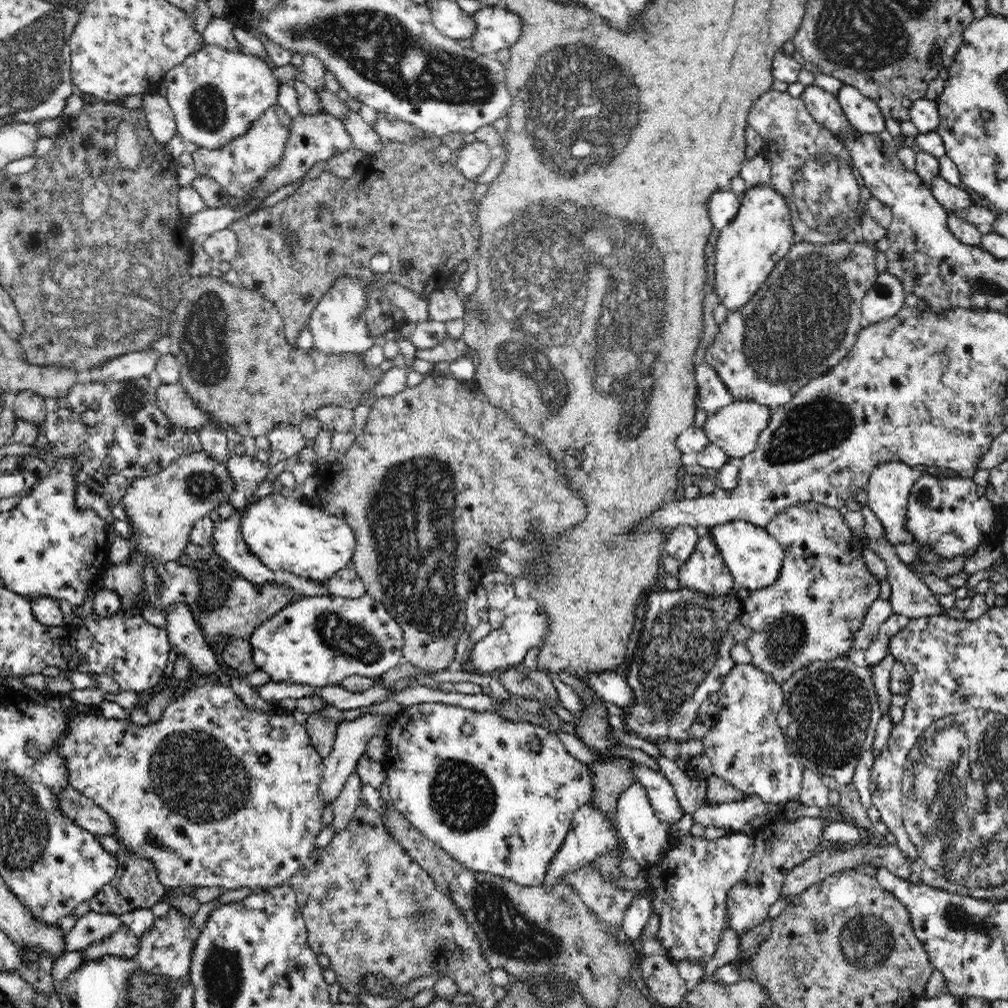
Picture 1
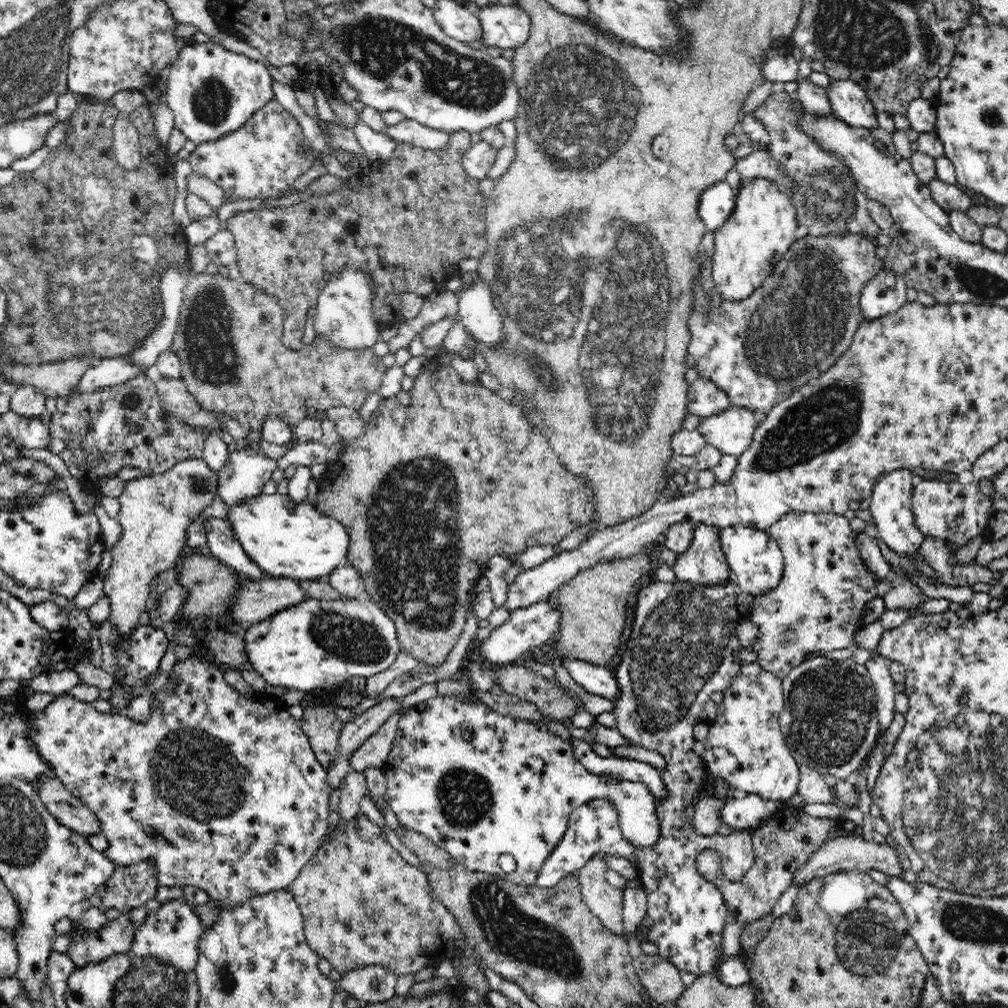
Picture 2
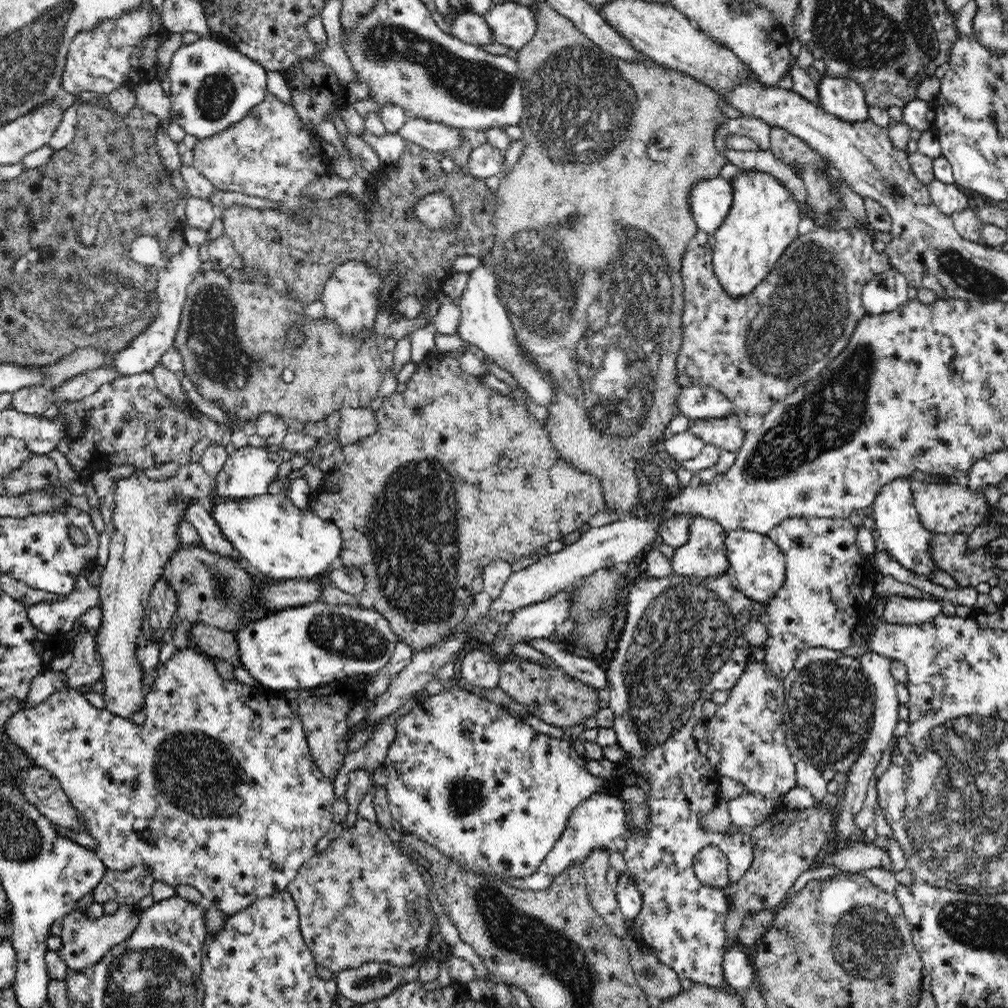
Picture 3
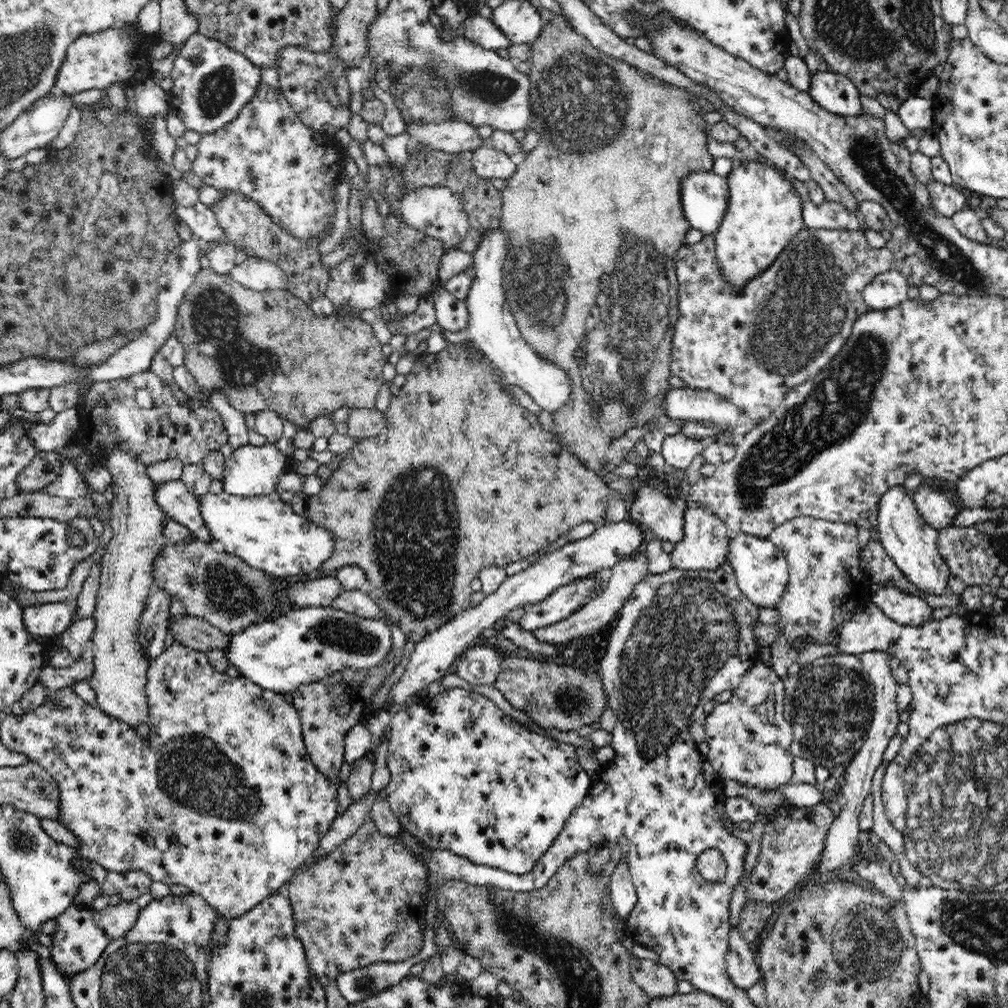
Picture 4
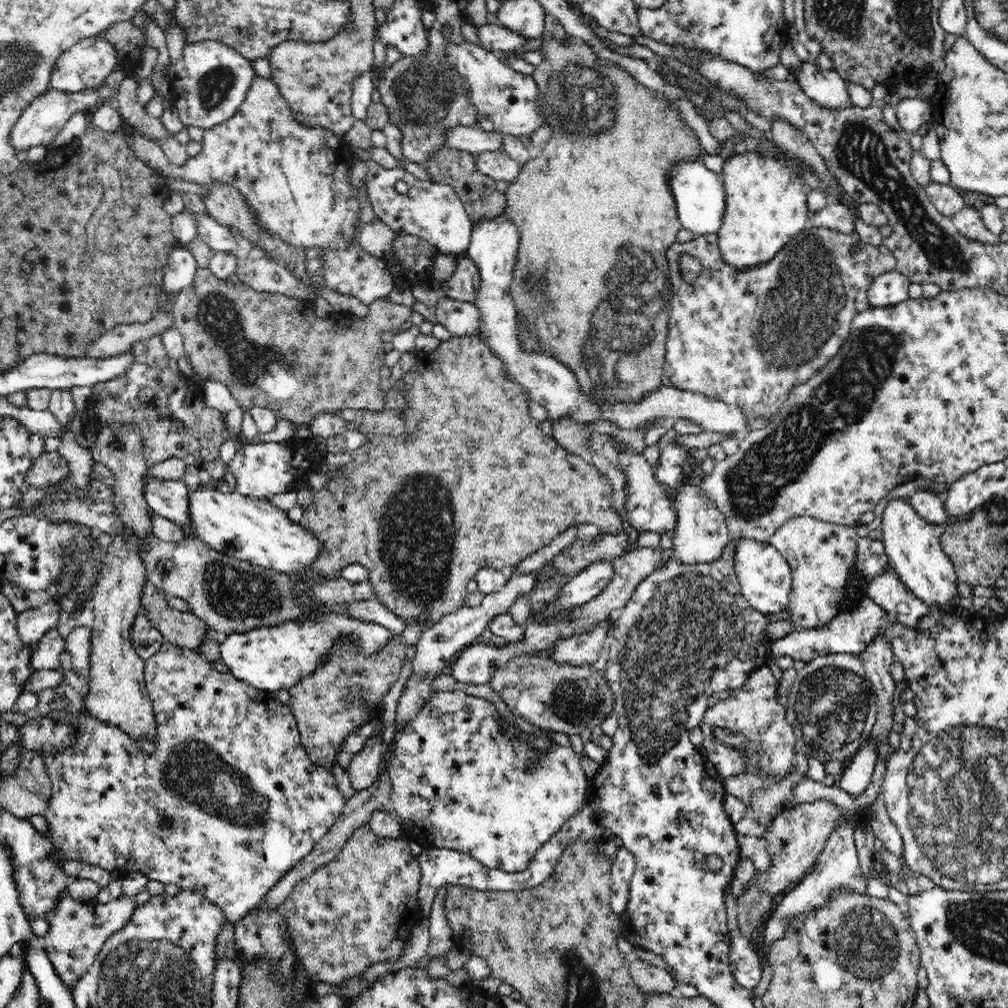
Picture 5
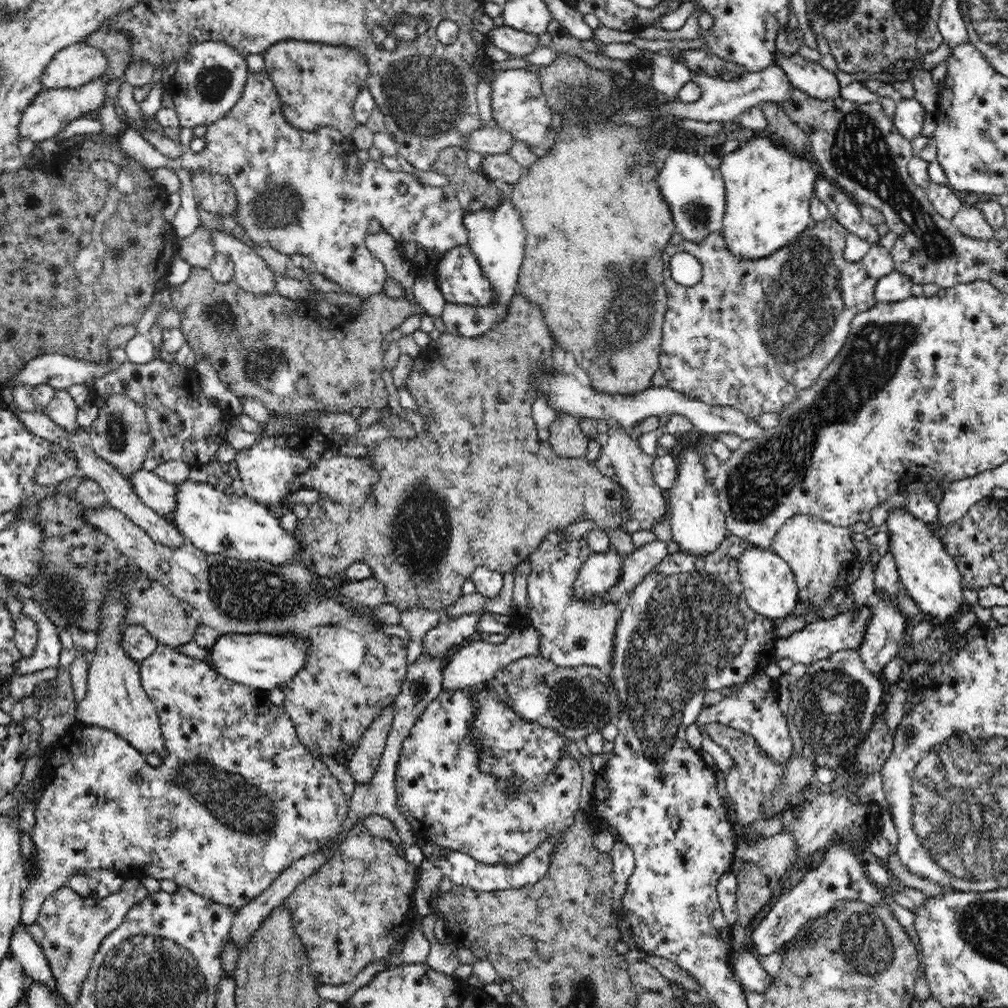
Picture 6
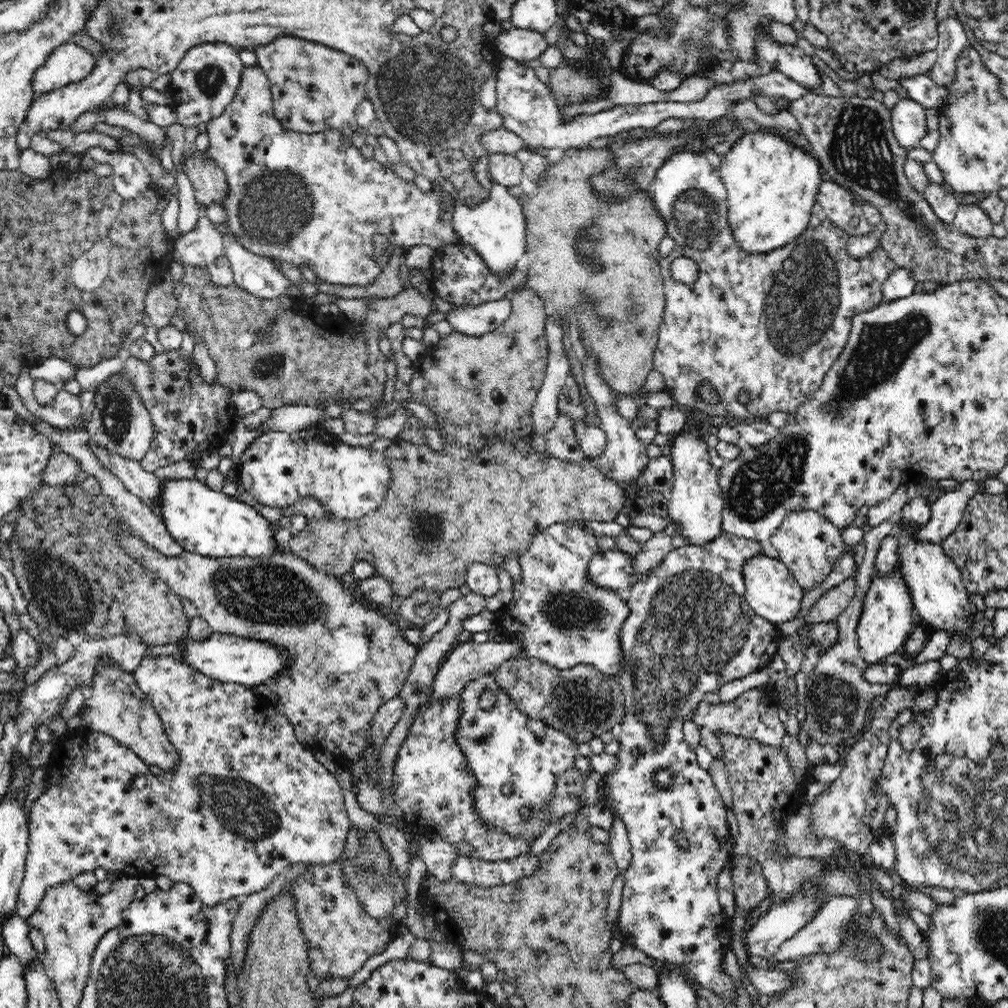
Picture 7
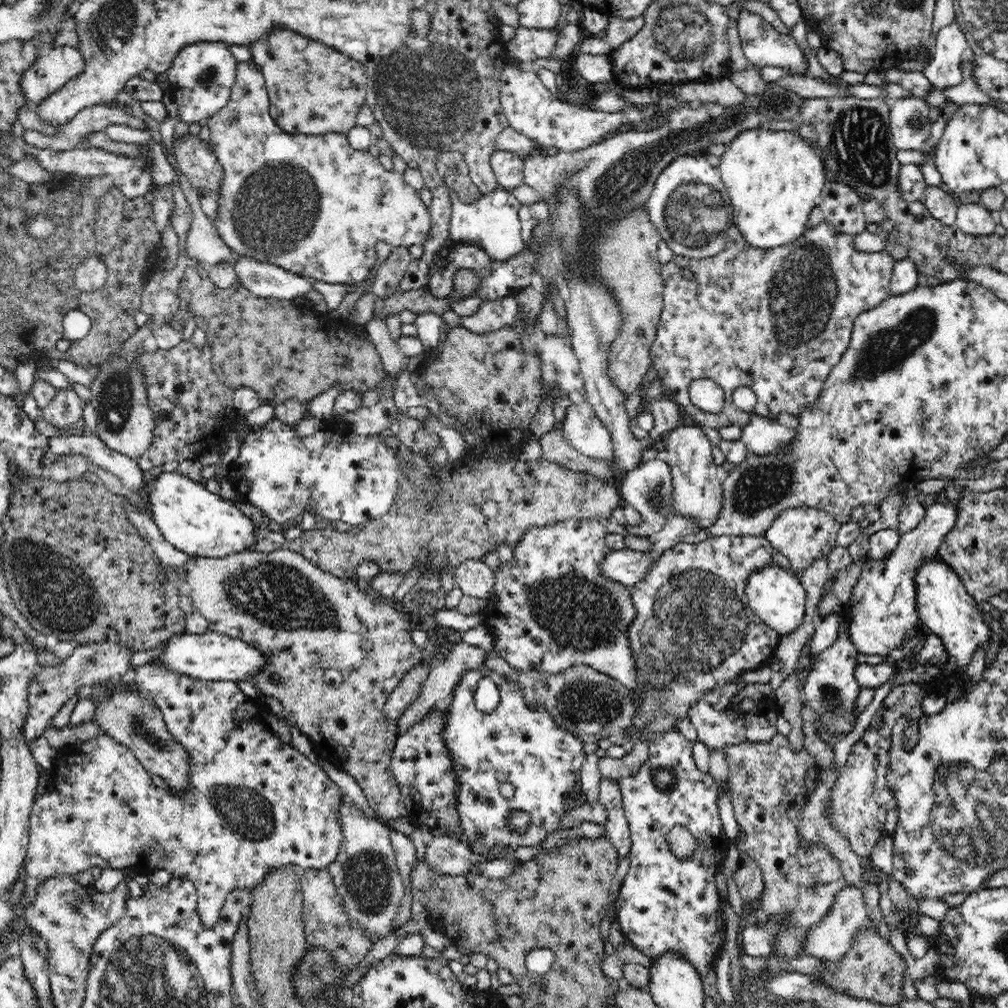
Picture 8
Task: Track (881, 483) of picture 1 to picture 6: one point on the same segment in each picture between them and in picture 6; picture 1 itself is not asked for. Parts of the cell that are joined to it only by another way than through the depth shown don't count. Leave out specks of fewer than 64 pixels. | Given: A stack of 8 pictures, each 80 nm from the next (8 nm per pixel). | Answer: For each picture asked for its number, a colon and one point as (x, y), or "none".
2: (890, 506)
3: (905, 539)
4: (904, 535)
5: (913, 546)
6: (929, 575)

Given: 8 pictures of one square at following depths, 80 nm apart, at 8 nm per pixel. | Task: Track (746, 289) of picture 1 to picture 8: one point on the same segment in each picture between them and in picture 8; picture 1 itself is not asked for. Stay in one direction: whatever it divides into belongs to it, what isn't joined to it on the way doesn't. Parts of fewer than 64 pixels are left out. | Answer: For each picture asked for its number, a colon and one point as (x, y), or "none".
2: (762, 228)
3: (764, 219)
4: (764, 212)
5: (766, 206)
6: (768, 189)
7: (772, 184)
8: (774, 178)

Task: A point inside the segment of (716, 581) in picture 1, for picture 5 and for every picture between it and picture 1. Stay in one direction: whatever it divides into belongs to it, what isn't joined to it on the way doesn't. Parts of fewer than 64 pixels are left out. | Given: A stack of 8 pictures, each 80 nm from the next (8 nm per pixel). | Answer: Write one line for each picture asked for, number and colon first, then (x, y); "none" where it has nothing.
2: (703, 563)
3: (704, 555)
4: (705, 546)
5: (701, 534)

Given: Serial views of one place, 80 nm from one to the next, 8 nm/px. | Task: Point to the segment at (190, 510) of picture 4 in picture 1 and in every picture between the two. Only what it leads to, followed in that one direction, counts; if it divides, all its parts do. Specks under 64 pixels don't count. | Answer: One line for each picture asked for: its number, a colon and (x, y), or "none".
1: (229, 543)
2: (221, 543)
3: (209, 532)

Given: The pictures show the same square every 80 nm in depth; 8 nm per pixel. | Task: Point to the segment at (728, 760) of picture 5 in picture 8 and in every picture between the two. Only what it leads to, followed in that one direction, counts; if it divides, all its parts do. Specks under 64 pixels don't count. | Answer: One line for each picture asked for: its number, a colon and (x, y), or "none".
6: (753, 709)
7: (744, 716)
8: (744, 721)

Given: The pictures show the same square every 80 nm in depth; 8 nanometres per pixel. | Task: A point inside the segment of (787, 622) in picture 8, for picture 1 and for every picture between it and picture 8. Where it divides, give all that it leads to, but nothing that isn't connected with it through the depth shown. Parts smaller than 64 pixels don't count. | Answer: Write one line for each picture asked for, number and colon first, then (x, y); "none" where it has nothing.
1: (754, 557)
2: (756, 562)
3: (755, 560)
4: (760, 567)
5: (764, 576)
6: (769, 587)
7: (771, 591)

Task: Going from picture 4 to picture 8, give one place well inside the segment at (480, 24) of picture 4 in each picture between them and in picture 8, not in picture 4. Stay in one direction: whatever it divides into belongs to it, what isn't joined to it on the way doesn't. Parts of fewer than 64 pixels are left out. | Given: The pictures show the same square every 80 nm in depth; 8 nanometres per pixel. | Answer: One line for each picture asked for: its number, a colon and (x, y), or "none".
5: (493, 37)
6: (518, 43)
7: (523, 45)
8: (528, 45)

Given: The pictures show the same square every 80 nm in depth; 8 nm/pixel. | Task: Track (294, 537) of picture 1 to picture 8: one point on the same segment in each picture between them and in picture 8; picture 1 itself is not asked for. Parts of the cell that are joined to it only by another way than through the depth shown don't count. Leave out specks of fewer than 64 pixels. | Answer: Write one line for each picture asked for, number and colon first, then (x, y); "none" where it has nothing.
2: (296, 541)
3: (272, 535)
4: (267, 534)
5: (238, 526)
6: (234, 526)
7: (203, 521)
8: (199, 523)

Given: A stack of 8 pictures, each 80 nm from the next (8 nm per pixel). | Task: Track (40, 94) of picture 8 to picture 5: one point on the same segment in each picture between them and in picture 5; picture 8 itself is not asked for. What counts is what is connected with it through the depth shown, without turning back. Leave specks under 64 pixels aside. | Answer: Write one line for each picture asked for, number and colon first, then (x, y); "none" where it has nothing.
5: (85, 65)
6: (76, 65)
7: (69, 63)

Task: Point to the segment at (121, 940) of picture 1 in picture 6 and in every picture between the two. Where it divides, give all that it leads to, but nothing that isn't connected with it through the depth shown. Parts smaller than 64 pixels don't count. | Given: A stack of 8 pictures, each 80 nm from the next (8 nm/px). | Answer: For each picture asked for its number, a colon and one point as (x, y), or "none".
2: (117, 937)
3: (84, 942)
4: (83, 934)
5: (77, 932)
6: (74, 927)

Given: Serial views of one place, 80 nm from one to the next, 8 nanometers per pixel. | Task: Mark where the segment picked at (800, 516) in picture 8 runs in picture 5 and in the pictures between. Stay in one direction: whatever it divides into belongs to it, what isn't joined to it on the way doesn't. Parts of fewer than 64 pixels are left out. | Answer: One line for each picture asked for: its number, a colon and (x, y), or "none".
5: (821, 555)
6: (815, 550)
7: (808, 544)

